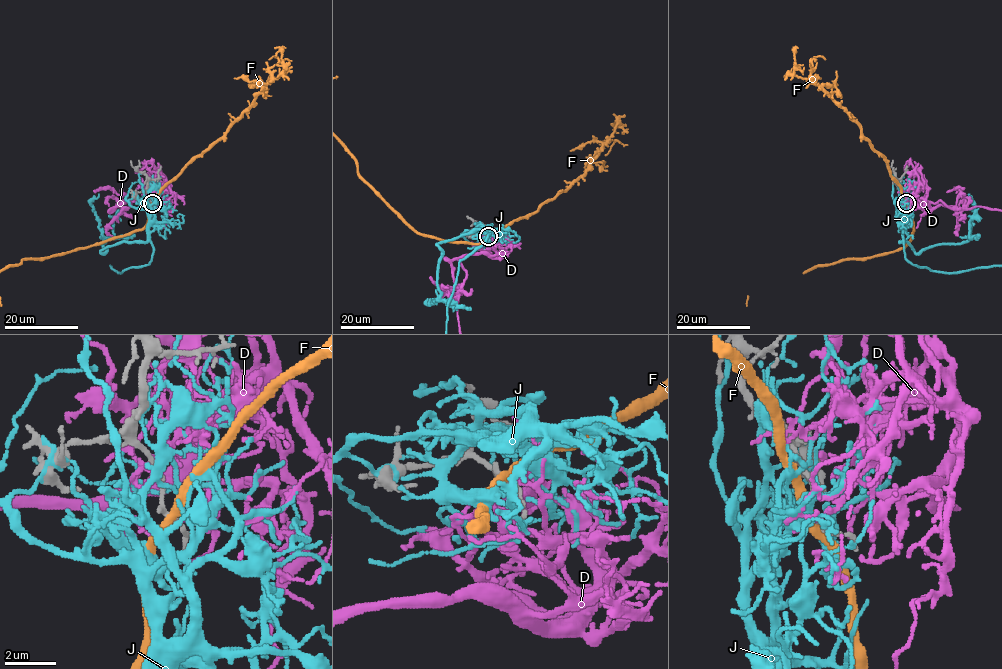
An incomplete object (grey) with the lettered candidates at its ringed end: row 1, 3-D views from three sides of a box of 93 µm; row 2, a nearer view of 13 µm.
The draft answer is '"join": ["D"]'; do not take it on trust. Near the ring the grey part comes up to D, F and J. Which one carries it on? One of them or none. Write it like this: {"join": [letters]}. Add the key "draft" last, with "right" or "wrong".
{"join": ["D"], "draft": "right"}

